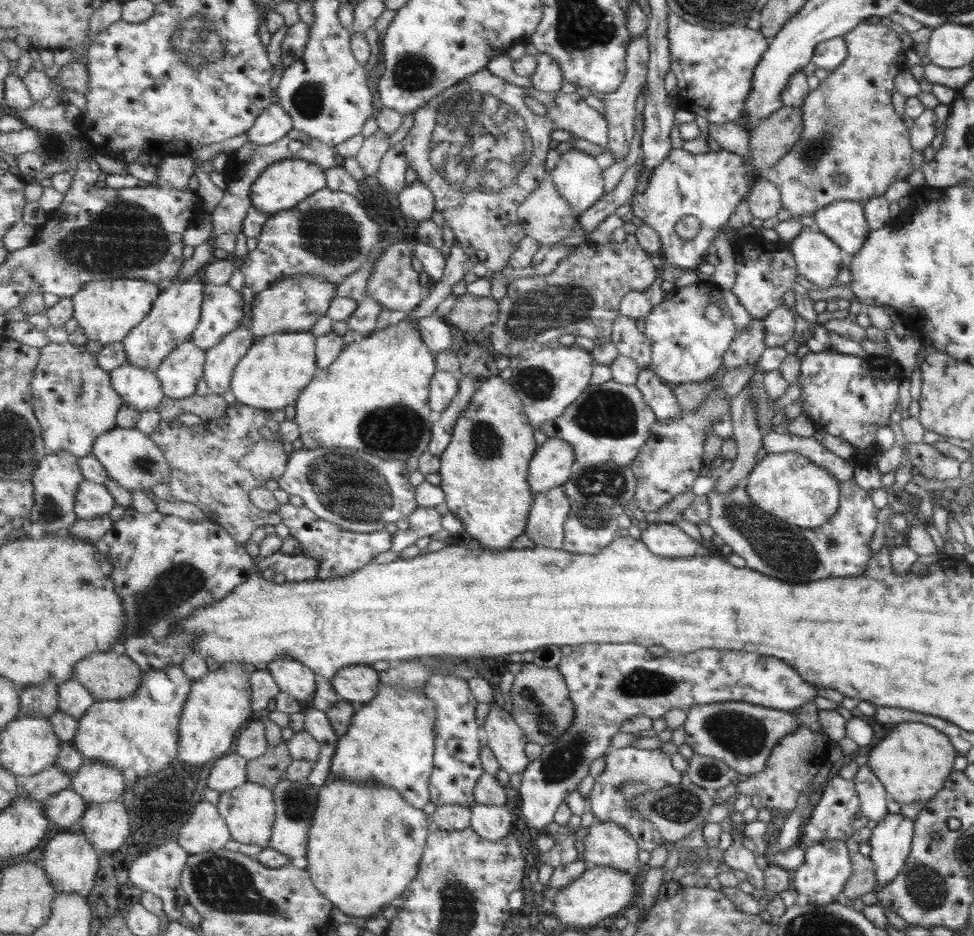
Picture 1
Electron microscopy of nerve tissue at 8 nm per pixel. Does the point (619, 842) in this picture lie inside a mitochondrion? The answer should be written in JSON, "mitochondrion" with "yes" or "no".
{"mitochondrion":"no"}

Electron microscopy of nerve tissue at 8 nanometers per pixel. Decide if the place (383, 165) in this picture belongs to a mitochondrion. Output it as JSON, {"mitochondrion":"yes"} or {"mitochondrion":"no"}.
{"mitochondrion":"no"}

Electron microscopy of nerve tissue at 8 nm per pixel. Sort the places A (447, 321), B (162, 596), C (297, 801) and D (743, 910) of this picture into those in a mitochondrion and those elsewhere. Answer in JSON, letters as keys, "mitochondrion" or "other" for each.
{"A":"other","B":"mitochondrion","C":"mitochondrion","D":"other"}

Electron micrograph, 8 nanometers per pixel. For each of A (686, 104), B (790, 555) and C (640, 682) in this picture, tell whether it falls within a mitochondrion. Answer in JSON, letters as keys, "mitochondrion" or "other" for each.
{"A":"other","B":"mitochondrion","C":"mitochondrion"}

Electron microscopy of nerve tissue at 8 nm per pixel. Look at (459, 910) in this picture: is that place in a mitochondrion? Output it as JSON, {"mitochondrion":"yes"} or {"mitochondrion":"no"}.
{"mitochondrion":"yes"}

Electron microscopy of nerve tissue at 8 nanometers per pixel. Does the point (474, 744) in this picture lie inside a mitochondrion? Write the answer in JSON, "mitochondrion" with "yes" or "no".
{"mitochondrion":"no"}

